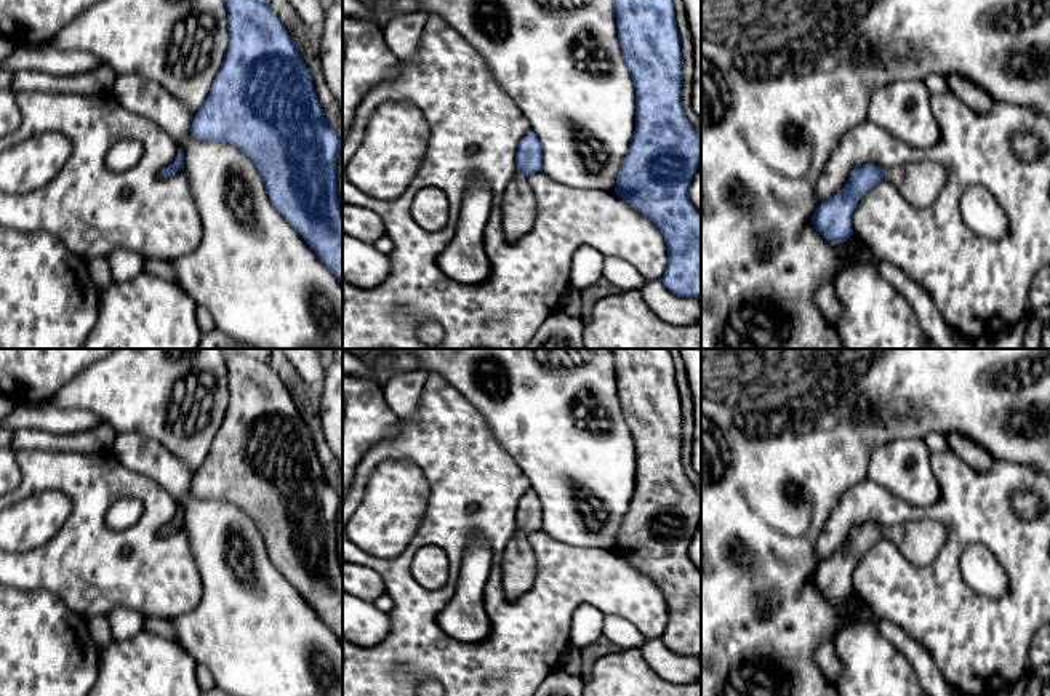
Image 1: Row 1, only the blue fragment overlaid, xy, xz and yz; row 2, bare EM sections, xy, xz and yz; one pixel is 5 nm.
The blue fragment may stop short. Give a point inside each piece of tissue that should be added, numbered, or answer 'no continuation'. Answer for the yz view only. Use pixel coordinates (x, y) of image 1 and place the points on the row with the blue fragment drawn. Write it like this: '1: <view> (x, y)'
1: yz (919, 183)

